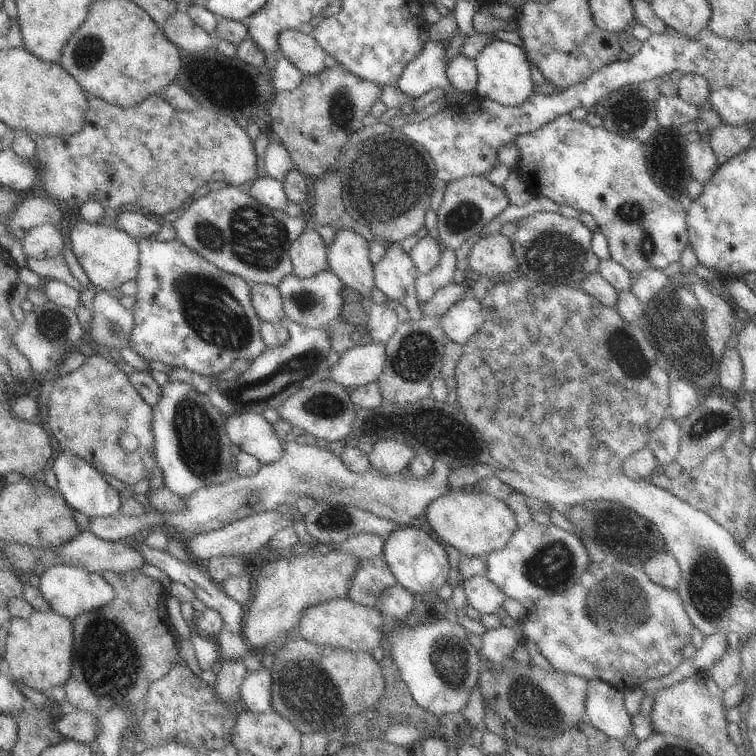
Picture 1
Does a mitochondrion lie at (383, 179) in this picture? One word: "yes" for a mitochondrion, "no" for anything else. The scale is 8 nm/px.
yes

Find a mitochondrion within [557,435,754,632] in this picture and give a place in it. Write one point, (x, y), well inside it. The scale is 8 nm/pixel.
(709, 592)

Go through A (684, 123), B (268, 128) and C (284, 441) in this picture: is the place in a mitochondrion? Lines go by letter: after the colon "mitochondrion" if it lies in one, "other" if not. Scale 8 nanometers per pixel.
A: other
B: other
C: other

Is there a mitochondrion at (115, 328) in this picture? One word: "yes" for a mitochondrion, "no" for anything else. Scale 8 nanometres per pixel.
yes

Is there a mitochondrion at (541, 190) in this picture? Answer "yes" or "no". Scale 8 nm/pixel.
no

